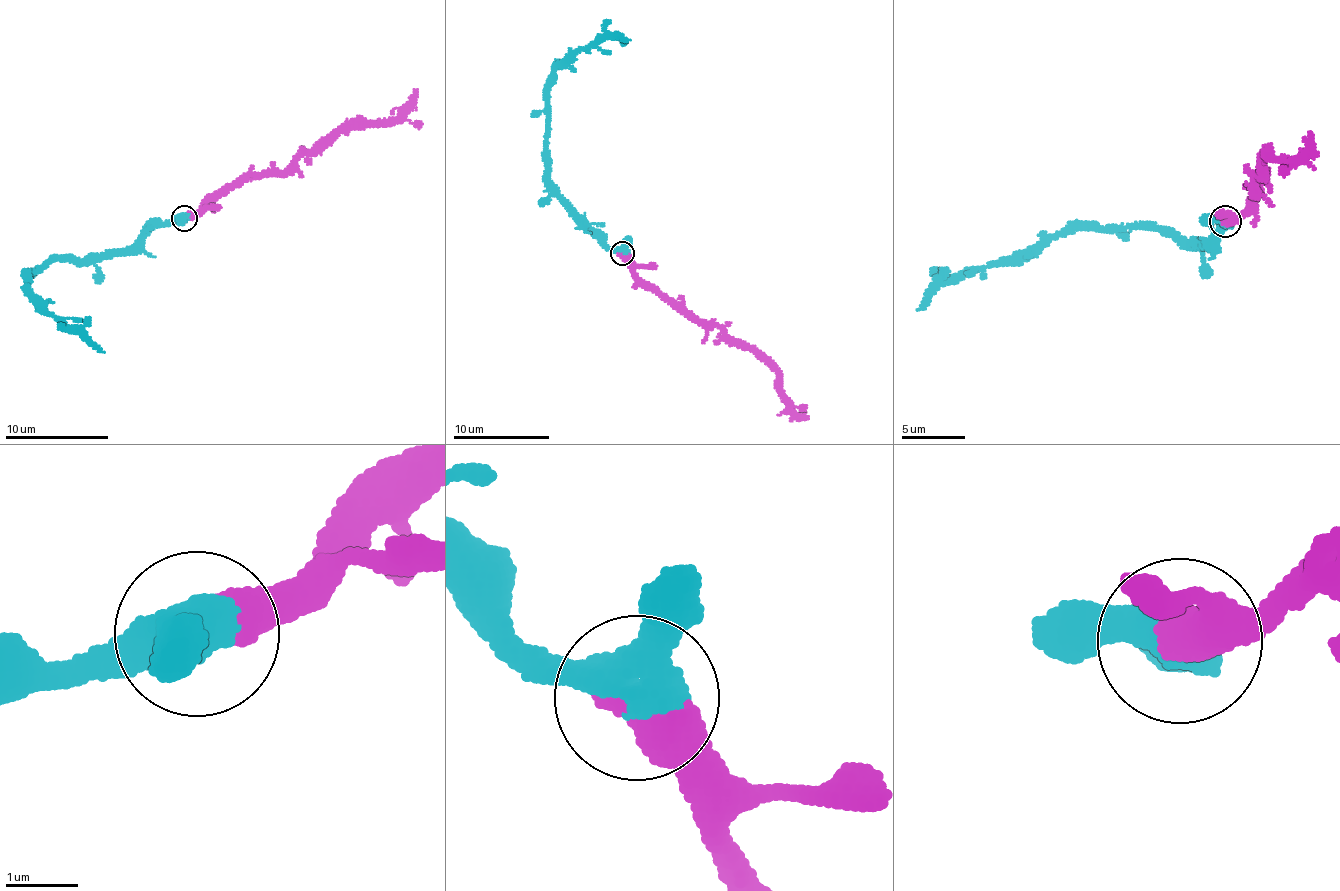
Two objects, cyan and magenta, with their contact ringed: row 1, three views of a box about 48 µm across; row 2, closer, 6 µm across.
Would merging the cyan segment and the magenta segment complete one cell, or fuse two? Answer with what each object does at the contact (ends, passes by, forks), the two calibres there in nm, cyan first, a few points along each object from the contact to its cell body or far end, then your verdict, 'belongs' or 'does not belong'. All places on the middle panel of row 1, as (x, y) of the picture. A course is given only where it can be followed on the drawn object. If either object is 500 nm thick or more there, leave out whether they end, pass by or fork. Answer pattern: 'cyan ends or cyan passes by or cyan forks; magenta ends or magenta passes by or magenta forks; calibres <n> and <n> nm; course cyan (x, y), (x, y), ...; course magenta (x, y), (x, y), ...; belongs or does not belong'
calibres 550 and 550 nm; course cyan (623, 253), (576, 213), (551, 183), (547, 83), (577, 52), (606, 38), (630, 40); course magenta (623, 253), (632, 274), (755, 353), (778, 376), (778, 392), (784, 400), (808, 418); belongs

